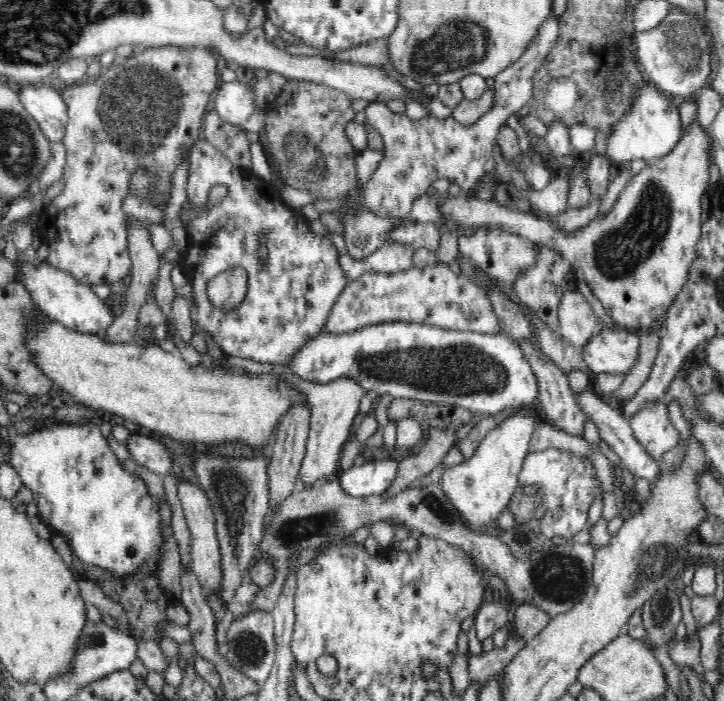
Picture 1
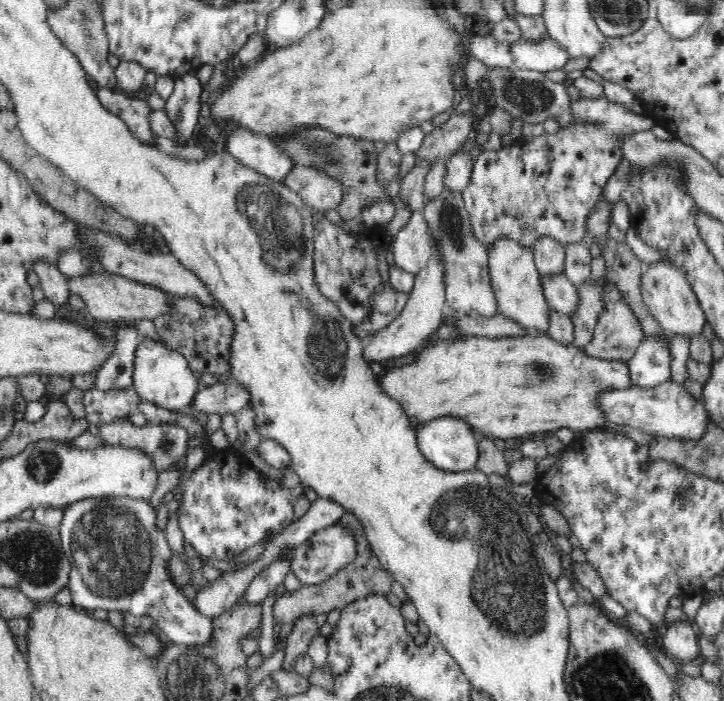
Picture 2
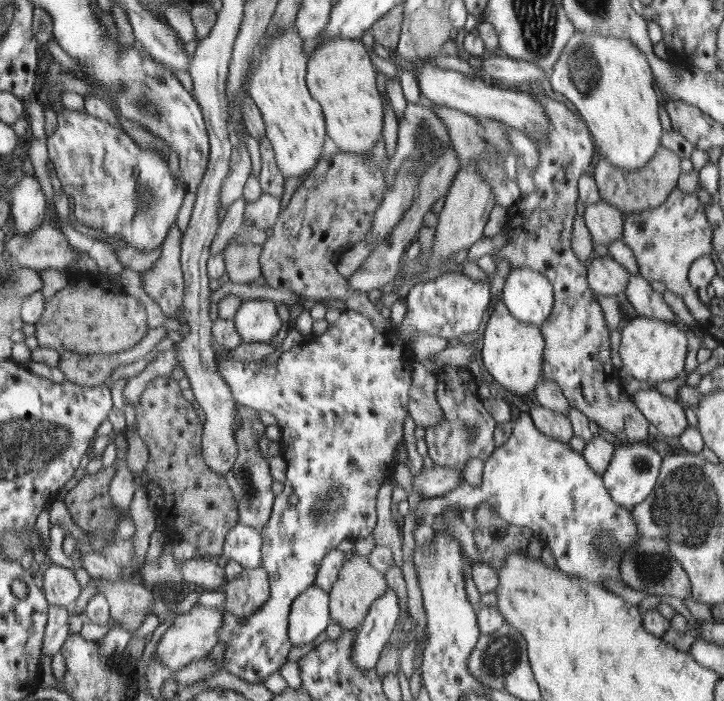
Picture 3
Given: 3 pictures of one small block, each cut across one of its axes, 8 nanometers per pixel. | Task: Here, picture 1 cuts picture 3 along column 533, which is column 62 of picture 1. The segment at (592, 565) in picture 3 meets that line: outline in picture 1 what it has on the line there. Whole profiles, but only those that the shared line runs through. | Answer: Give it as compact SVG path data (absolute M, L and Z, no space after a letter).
M54 416L48 418L42 417L34 423L37 429L40 428L40 430L36 429L36 432L22 435L17 434L12 426L10 426L7 428L5 435L10 442L8 444L8 464L12 465L16 473L20 475L23 486L29 488L34 495L34 500L38 501L39 514L36 519L37 523L48 524L49 529L53 533L64 534L66 539L70 539L70 543L74 544L73 554L78 556L78 559L82 560L82 563L98 564L98 567L110 569L110 572L131 573L135 569L150 569L152 562L152 564L158 565L159 570L159 564L161 563L161 544L164 538L162 537L162 532L164 531L162 531L162 517L160 517L158 502L150 496L143 480L135 478L134 475L123 468L112 449L110 449L106 437L100 433L100 426L94 424L90 426L90 424L84 423L76 424L76 421L58 421Z

